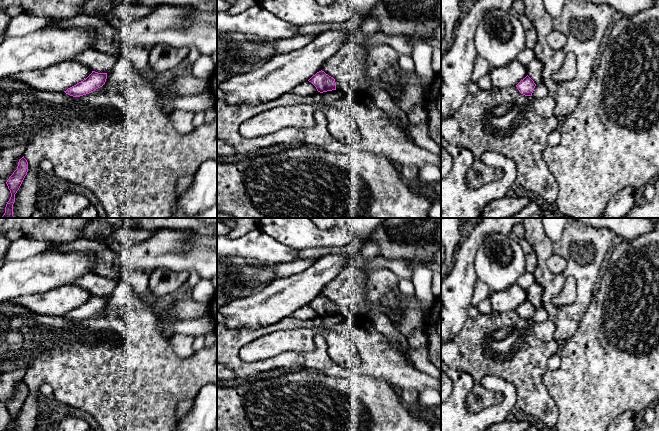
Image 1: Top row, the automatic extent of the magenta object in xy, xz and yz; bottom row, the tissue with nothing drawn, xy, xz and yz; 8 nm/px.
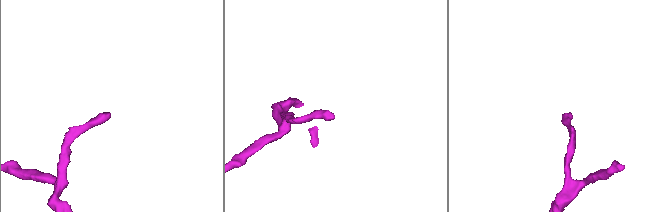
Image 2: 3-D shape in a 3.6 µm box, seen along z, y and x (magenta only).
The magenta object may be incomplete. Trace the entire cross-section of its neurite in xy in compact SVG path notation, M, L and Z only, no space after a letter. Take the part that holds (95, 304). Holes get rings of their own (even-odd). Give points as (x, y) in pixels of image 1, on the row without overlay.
M92 295L92 297L86 303L68 312L64 316L73 321L80 321L102 311L105 308L106 303L107 297Z

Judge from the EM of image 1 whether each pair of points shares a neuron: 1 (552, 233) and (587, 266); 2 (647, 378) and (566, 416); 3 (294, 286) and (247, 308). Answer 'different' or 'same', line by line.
1: different
2: same
3: same

